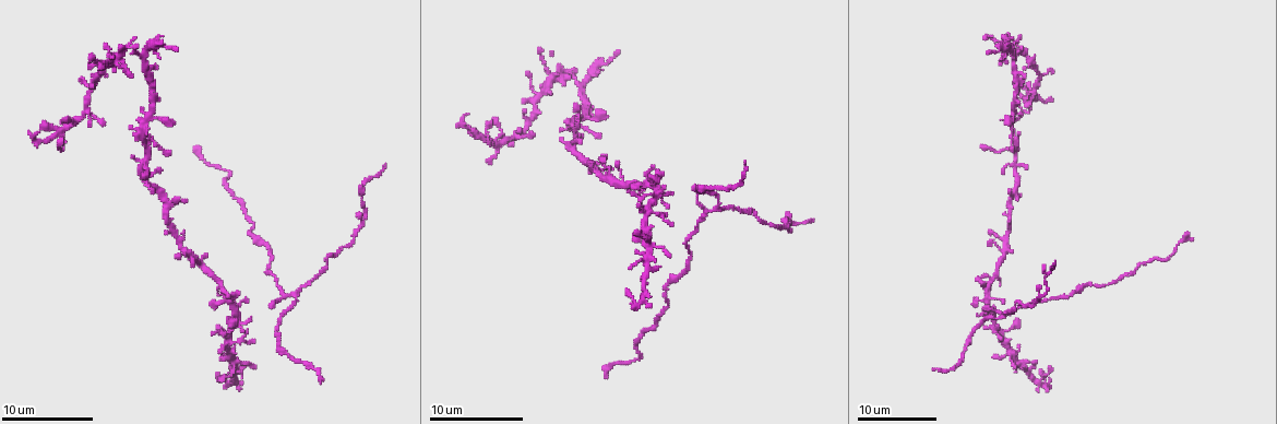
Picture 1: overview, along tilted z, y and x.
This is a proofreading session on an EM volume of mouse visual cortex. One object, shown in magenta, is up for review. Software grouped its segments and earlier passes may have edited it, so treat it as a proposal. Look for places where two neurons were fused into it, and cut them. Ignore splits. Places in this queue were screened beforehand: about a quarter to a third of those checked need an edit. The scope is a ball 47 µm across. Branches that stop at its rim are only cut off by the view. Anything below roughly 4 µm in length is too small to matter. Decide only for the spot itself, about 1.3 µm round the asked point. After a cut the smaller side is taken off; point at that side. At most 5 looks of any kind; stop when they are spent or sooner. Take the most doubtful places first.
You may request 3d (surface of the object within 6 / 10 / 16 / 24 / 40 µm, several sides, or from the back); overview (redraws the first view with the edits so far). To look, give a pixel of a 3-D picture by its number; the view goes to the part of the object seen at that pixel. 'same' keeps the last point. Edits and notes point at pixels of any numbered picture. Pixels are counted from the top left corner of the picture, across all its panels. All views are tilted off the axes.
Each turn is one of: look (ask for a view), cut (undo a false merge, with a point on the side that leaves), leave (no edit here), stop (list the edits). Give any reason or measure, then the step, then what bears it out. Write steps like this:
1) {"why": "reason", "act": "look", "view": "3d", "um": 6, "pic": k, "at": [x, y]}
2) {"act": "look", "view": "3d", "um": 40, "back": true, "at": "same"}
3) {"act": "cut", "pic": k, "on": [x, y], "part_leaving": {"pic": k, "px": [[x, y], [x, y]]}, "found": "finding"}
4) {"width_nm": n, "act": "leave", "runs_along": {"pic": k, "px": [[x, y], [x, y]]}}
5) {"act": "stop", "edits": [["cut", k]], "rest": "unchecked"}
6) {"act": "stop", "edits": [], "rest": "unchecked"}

{"why": "three-way junction", "act": "look", "view": "3d", "um": 10, "pic": 1, "at": [288, 294]}

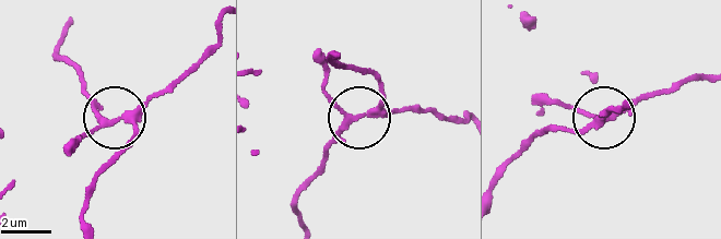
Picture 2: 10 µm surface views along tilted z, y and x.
{"width_nm": 230, "act": "leave", "found": "continuous, no second neuron"}

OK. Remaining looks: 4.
{"why": "small branch off a trunk", "act": "look", "view": "3d", "um": 6, "pic": 1, "at": [62, 134]}

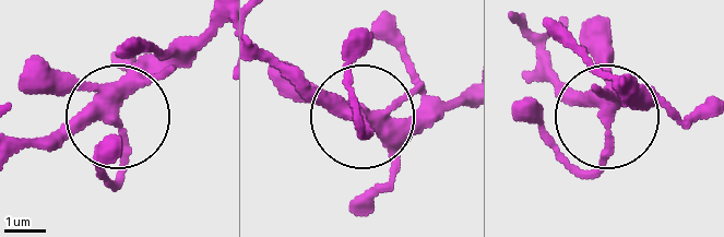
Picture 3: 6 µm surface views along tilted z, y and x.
{"act": "leave", "runs_along": {"pic": 3, "px": [[626, 80], [606, 158], [562, 165]]}, "found": "one neuron here"}

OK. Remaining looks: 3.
{"why": "four or more arms meet", "act": "look", "view": "3d", "um": 10, "pic": 1, "at": [235, 328]}

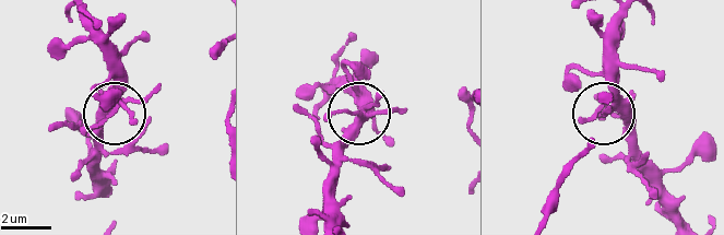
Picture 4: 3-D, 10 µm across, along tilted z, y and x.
{"act": "look", "view": "3d", "um": 6, "pic": 4, "at": [120, 105]}

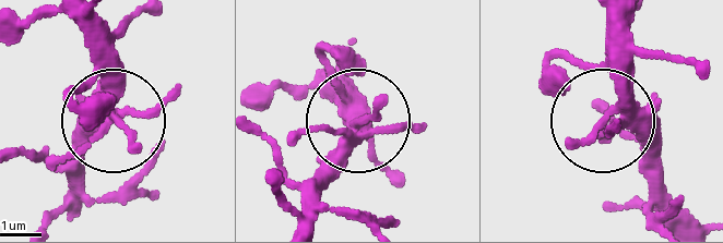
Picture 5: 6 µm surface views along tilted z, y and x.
{"arms": 5, "act": "leave", "runs_along": {"pic": 5, "px": [[631, 28], [630, 60], [605, 120], [659, 162]]}, "found": "all the same neuron"}

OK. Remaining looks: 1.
{"act": "stop", "edits": [], "rest": "unchecked"}

